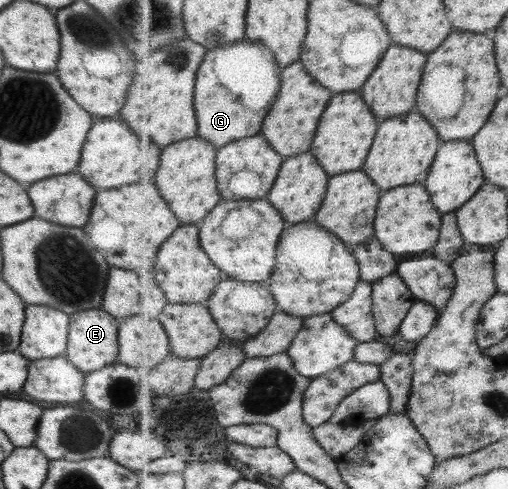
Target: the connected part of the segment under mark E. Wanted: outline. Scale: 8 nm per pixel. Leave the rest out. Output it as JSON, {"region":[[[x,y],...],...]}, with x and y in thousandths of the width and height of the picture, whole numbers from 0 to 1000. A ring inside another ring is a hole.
{"region":[[[171,632],[134,644],[134,685],[130,691],[130,718],[124,728],[156,761],[183,761],[222,742],[232,726],[228,687],[232,656],[217,642],[195,634]]]}

